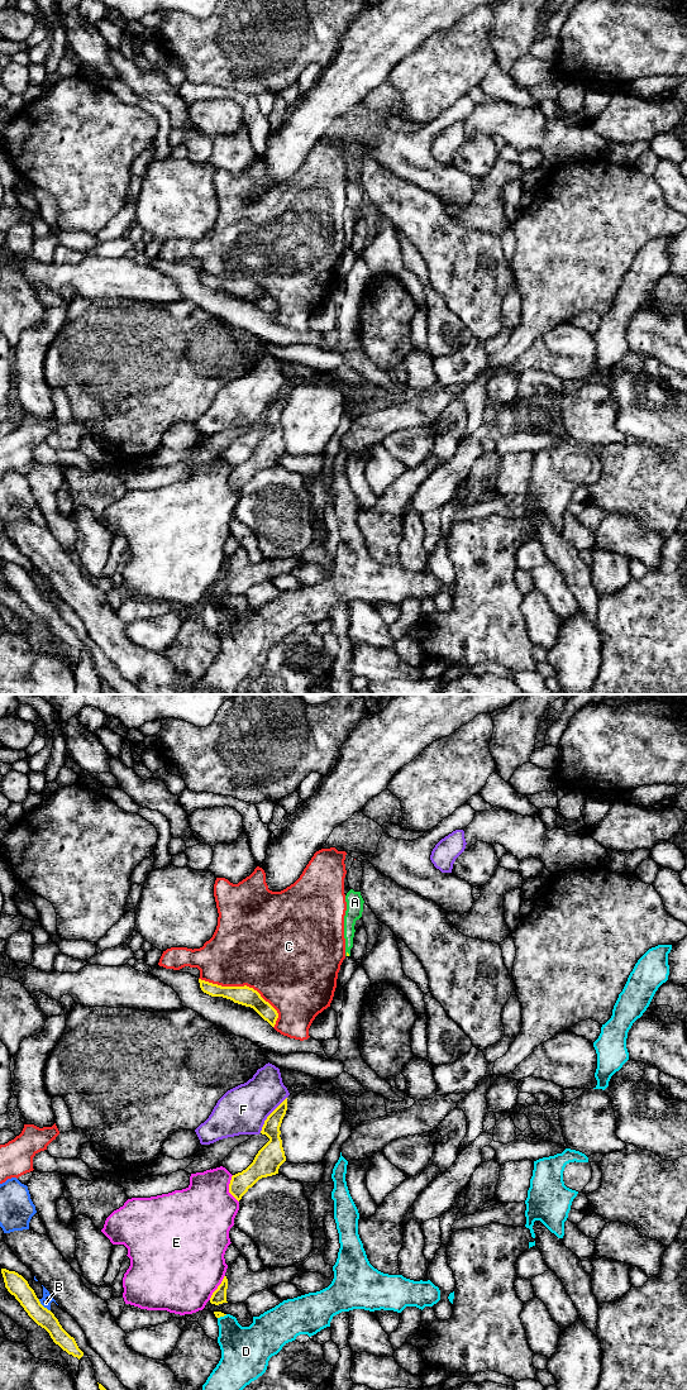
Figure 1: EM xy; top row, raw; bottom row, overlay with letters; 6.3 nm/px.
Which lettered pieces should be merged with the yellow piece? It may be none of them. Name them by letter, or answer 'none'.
A

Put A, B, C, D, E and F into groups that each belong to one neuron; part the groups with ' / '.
A / B / C / D / E / F

